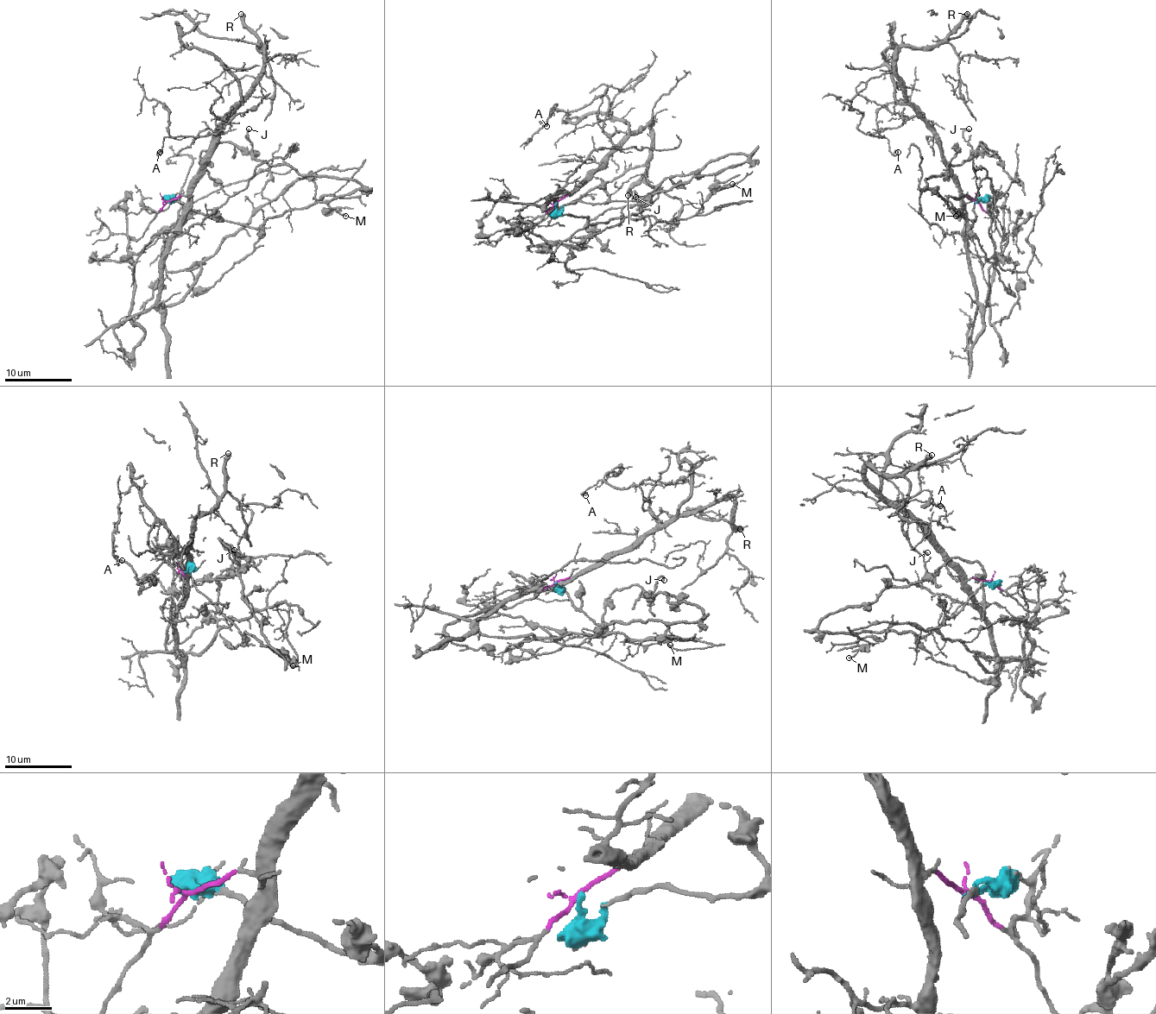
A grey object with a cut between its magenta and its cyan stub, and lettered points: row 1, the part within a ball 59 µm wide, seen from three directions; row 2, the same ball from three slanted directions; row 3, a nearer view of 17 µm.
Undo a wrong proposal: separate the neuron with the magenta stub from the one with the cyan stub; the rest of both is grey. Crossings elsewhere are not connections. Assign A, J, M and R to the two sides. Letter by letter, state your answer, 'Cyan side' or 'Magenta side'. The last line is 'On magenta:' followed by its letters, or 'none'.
A: Magenta side
J: Cyan side
M: Cyan side
R: Magenta side
On magenta: A, R

